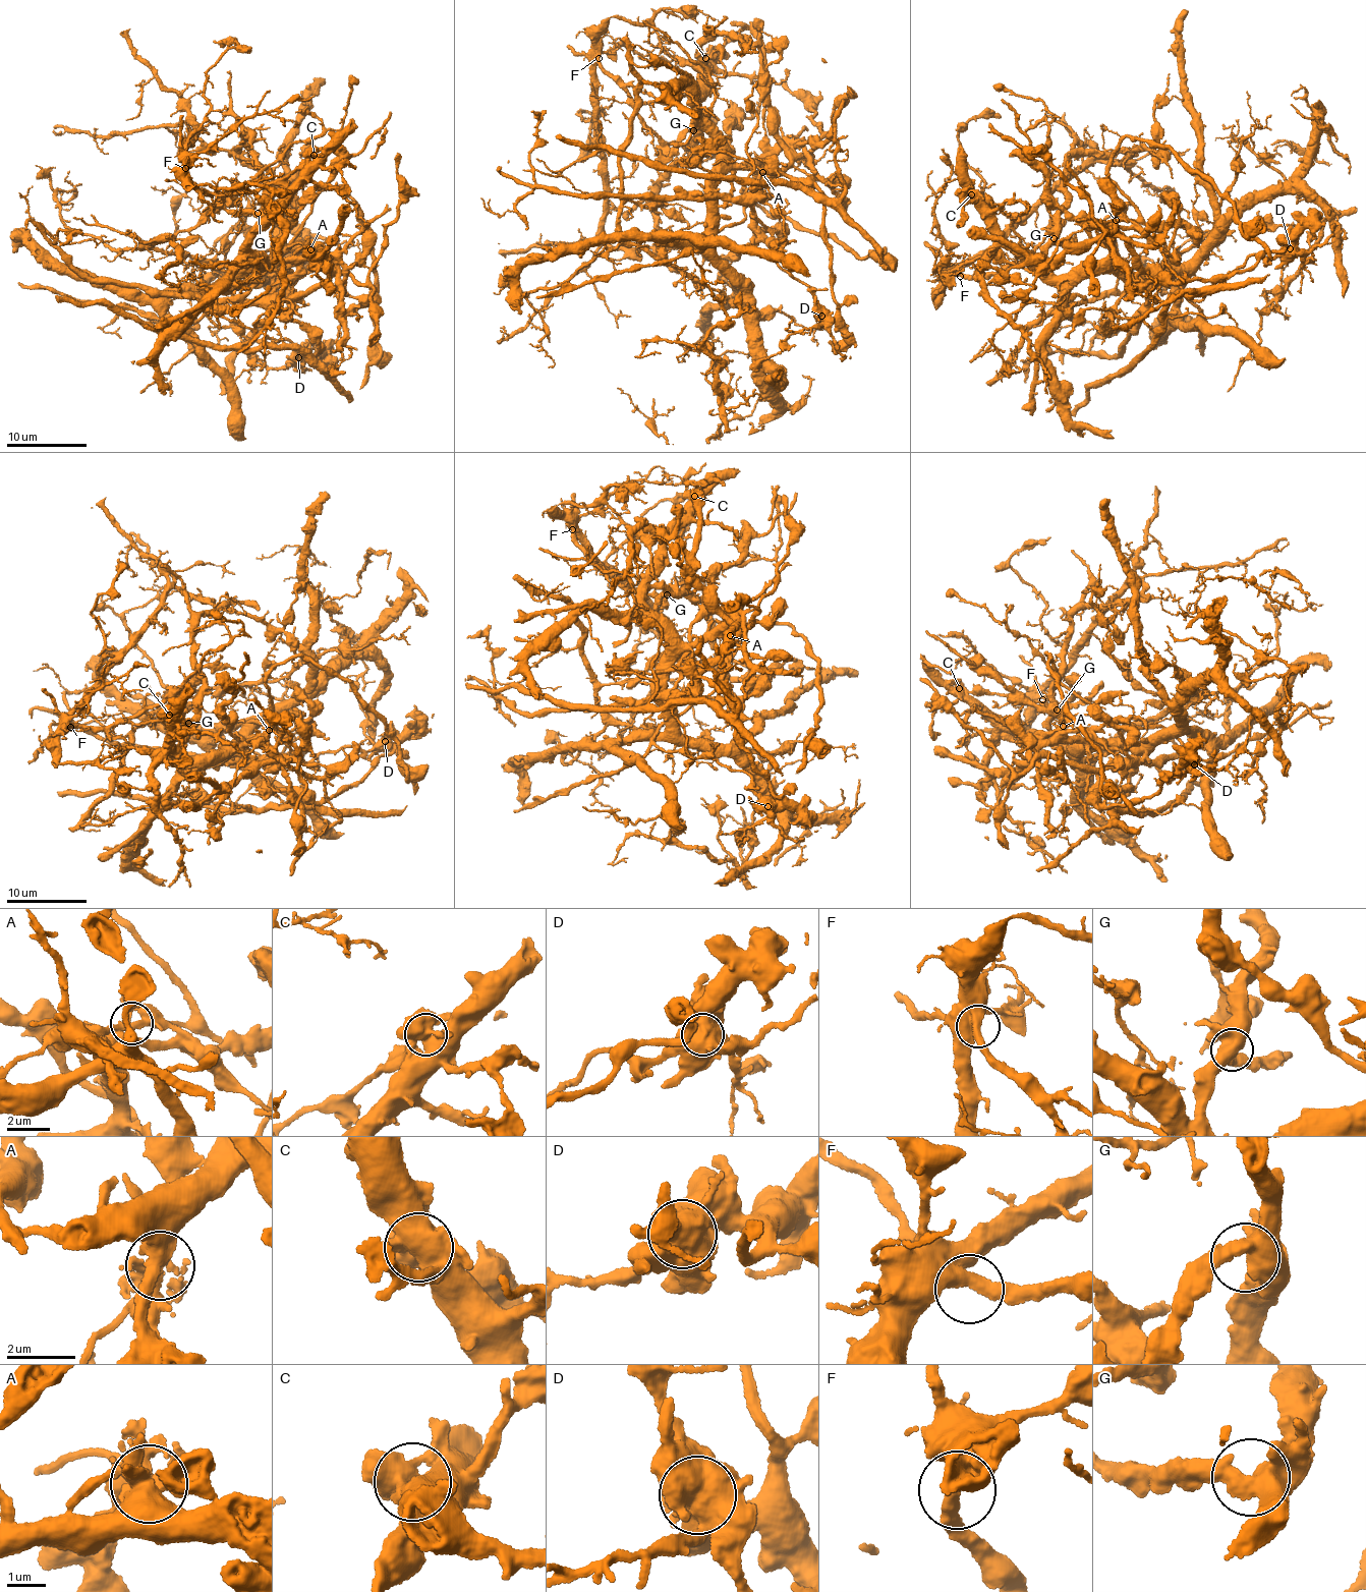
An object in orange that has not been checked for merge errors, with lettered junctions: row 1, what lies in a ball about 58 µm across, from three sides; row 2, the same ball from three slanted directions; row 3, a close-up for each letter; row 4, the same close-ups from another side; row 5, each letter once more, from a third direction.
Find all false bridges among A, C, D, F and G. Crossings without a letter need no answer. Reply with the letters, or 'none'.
A, C, D

